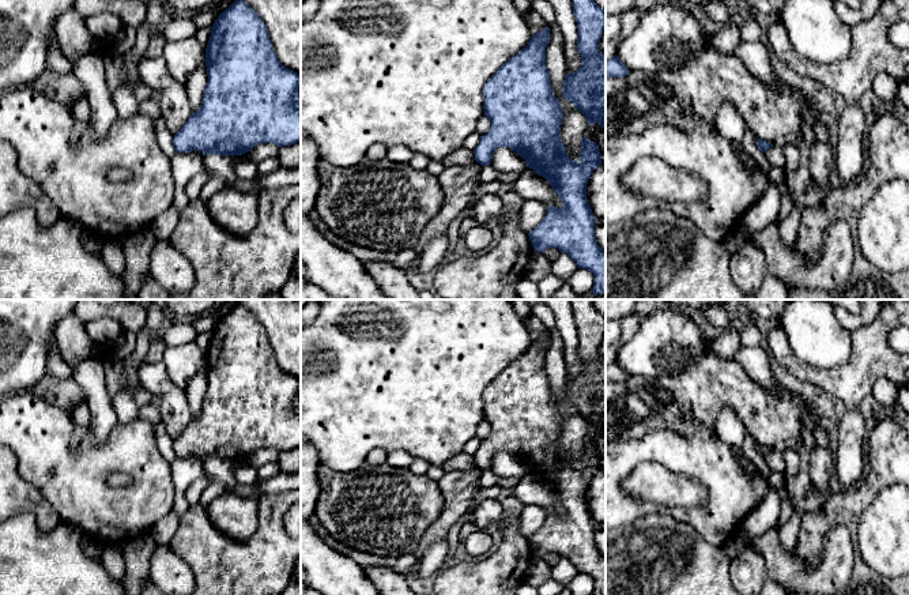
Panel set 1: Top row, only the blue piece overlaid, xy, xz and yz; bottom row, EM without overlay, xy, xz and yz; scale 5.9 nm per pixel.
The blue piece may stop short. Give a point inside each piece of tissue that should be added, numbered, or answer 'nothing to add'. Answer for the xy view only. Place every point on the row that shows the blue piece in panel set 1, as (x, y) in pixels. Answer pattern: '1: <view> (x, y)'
nothing to add

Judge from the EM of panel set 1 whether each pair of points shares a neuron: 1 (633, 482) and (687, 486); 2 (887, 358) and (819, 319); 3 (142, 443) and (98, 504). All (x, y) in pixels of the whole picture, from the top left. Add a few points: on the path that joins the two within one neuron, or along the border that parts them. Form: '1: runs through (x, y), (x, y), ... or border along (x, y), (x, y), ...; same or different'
1: runs through (647, 482), (674, 486); same
2: border along (852, 331), (851, 356), (838, 366); different
3: runs through (124, 451), (98, 477), (98, 486); same

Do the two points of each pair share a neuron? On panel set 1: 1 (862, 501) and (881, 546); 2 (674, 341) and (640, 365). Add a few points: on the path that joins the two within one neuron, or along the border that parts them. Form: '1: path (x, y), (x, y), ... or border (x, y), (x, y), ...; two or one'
1: border (887, 486), (863, 512), (859, 522), (857, 541); two
2: path (666, 342), (648, 357); one

